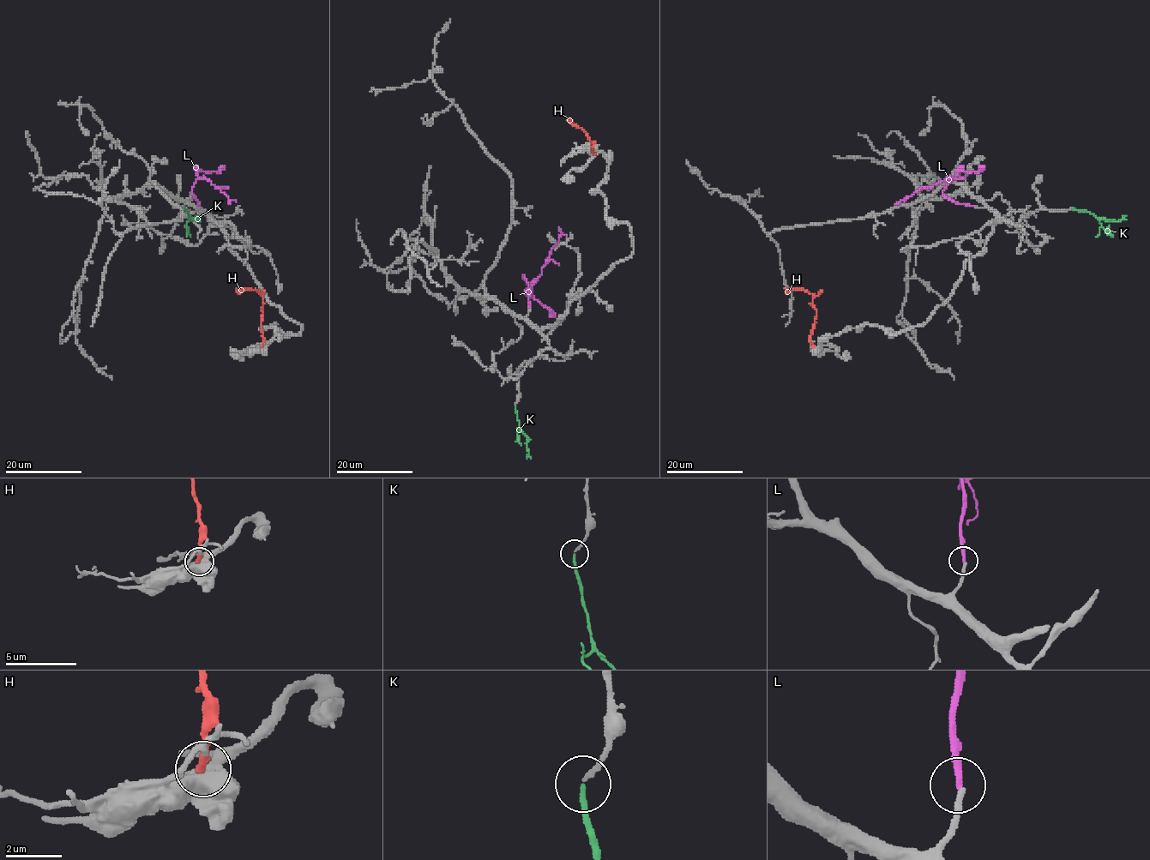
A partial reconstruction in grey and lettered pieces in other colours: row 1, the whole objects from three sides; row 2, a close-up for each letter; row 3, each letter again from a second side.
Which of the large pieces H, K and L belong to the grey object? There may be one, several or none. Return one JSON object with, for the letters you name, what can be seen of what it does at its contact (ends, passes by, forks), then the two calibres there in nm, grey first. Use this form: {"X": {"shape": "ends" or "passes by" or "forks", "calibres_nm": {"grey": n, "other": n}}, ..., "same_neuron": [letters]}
{"K": {"shape": "ends", "calibres_nm": {"grey": 160, "other": 180}}, "L": {"shape": "ends", "calibres_nm": {"grey": 200, "other": 240}}, "same_neuron": ["K", "L"]}

